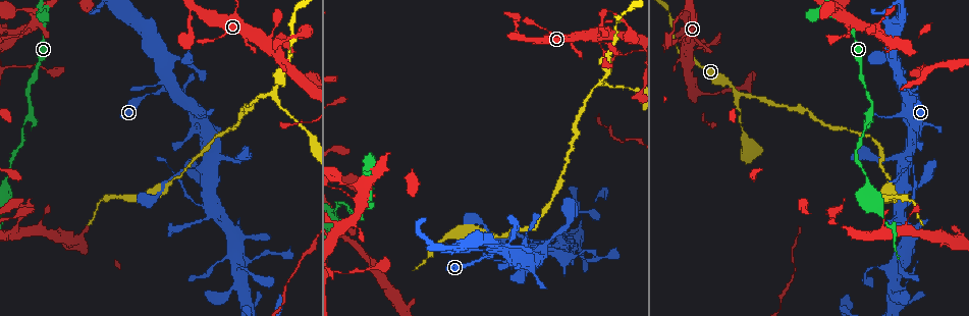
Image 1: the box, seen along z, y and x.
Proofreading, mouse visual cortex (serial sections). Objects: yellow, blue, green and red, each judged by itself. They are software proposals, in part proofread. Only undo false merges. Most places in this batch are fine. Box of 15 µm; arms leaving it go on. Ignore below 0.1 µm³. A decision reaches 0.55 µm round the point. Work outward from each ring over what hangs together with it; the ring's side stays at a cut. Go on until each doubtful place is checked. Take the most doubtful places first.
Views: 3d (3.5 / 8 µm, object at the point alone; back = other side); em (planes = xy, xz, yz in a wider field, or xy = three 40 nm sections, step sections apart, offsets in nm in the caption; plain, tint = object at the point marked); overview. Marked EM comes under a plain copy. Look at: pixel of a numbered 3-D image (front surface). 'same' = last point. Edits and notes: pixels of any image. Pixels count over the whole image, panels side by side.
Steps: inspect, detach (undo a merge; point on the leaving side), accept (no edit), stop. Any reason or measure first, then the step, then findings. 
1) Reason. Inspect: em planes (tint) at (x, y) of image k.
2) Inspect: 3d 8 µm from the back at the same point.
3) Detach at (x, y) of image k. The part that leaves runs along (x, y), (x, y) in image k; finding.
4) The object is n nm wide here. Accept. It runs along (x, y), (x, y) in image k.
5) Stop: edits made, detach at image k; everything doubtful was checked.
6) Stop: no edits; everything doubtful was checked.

Sudden change in width. Inspect: 3d 3.5 µm at (197, 167) of image 1.

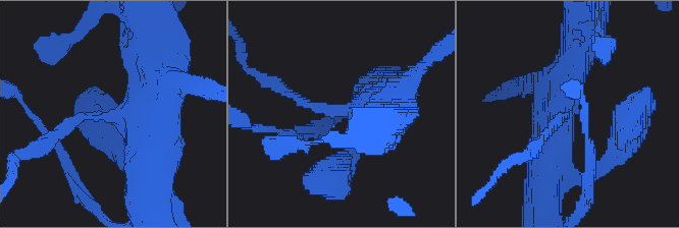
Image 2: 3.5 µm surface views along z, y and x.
The arms are 150, 500 nm wide. Inspect: em xy step 5 (tint) at (111, 116) of image 2.

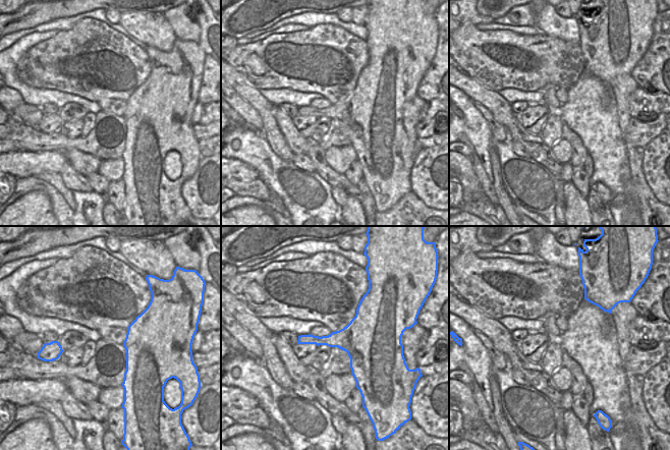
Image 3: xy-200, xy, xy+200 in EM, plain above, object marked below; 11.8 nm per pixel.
The object is 400 nm wide here. Accept. It runs along (155, 89), (52, 135) in image 2; one cell here.

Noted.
Inspect: 3d 3.5 µm at (271, 90) of image 1.

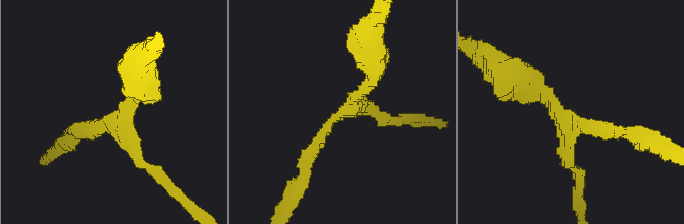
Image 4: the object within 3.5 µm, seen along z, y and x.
3 arms meet here; the arms are 150, 200, 350 nm wide. Inspect: em xy step 5 (tint) at (351, 104) of image 4.

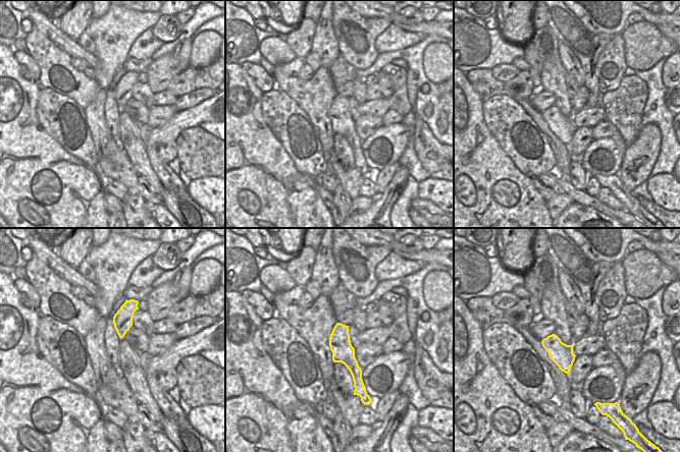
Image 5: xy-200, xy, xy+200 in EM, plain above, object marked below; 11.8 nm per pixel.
The object is 260 nm wide here. Accept. It runs along (371, 59), (371, 82), (327, 124), (312, 156) in image 4; continuous, no second cell.

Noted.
Sudden change in width. Inspect: 3d 3.5 µm at (614, 13) of image 1.

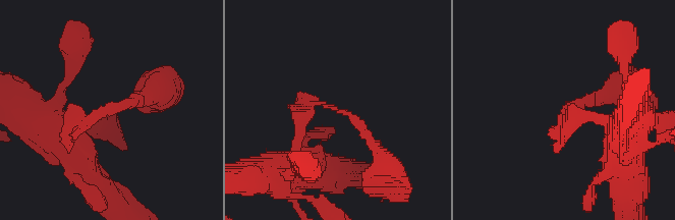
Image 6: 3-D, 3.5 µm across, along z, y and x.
Need the tissue. Inspect: em xy step 5 (tint) at (335, 109) of image 6.

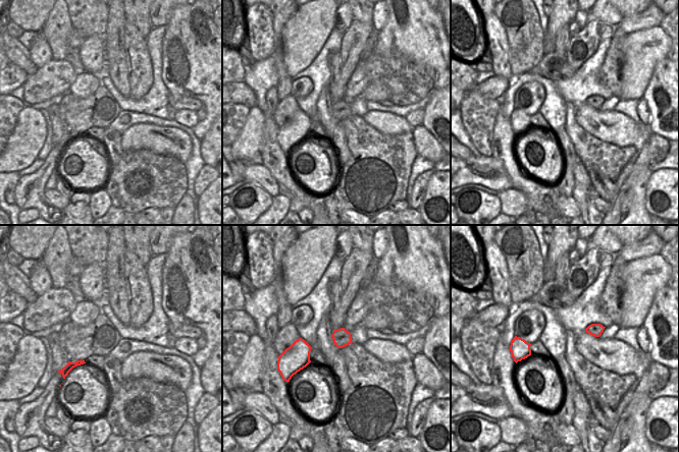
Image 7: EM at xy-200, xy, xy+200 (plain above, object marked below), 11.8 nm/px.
Cut it another way. Inspect: em xy step 3 (tint) at the same point.

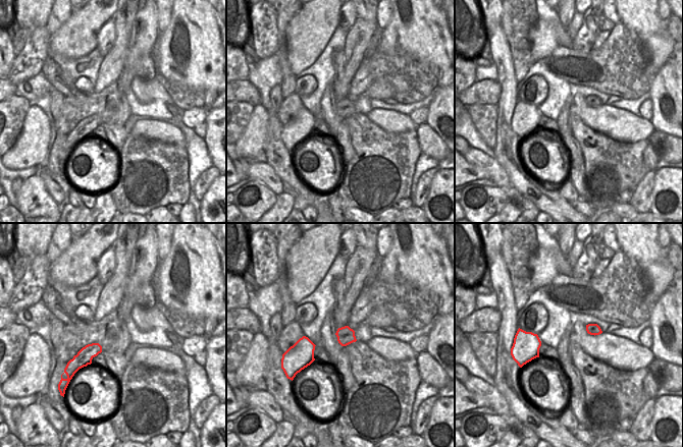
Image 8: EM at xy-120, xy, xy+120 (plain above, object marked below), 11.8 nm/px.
Accept. It runs along (68, 117), (90, 121), (150, 93) in image 6; continuous, no second cell.

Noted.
Stop: no edits; everything doubtful was checked.

